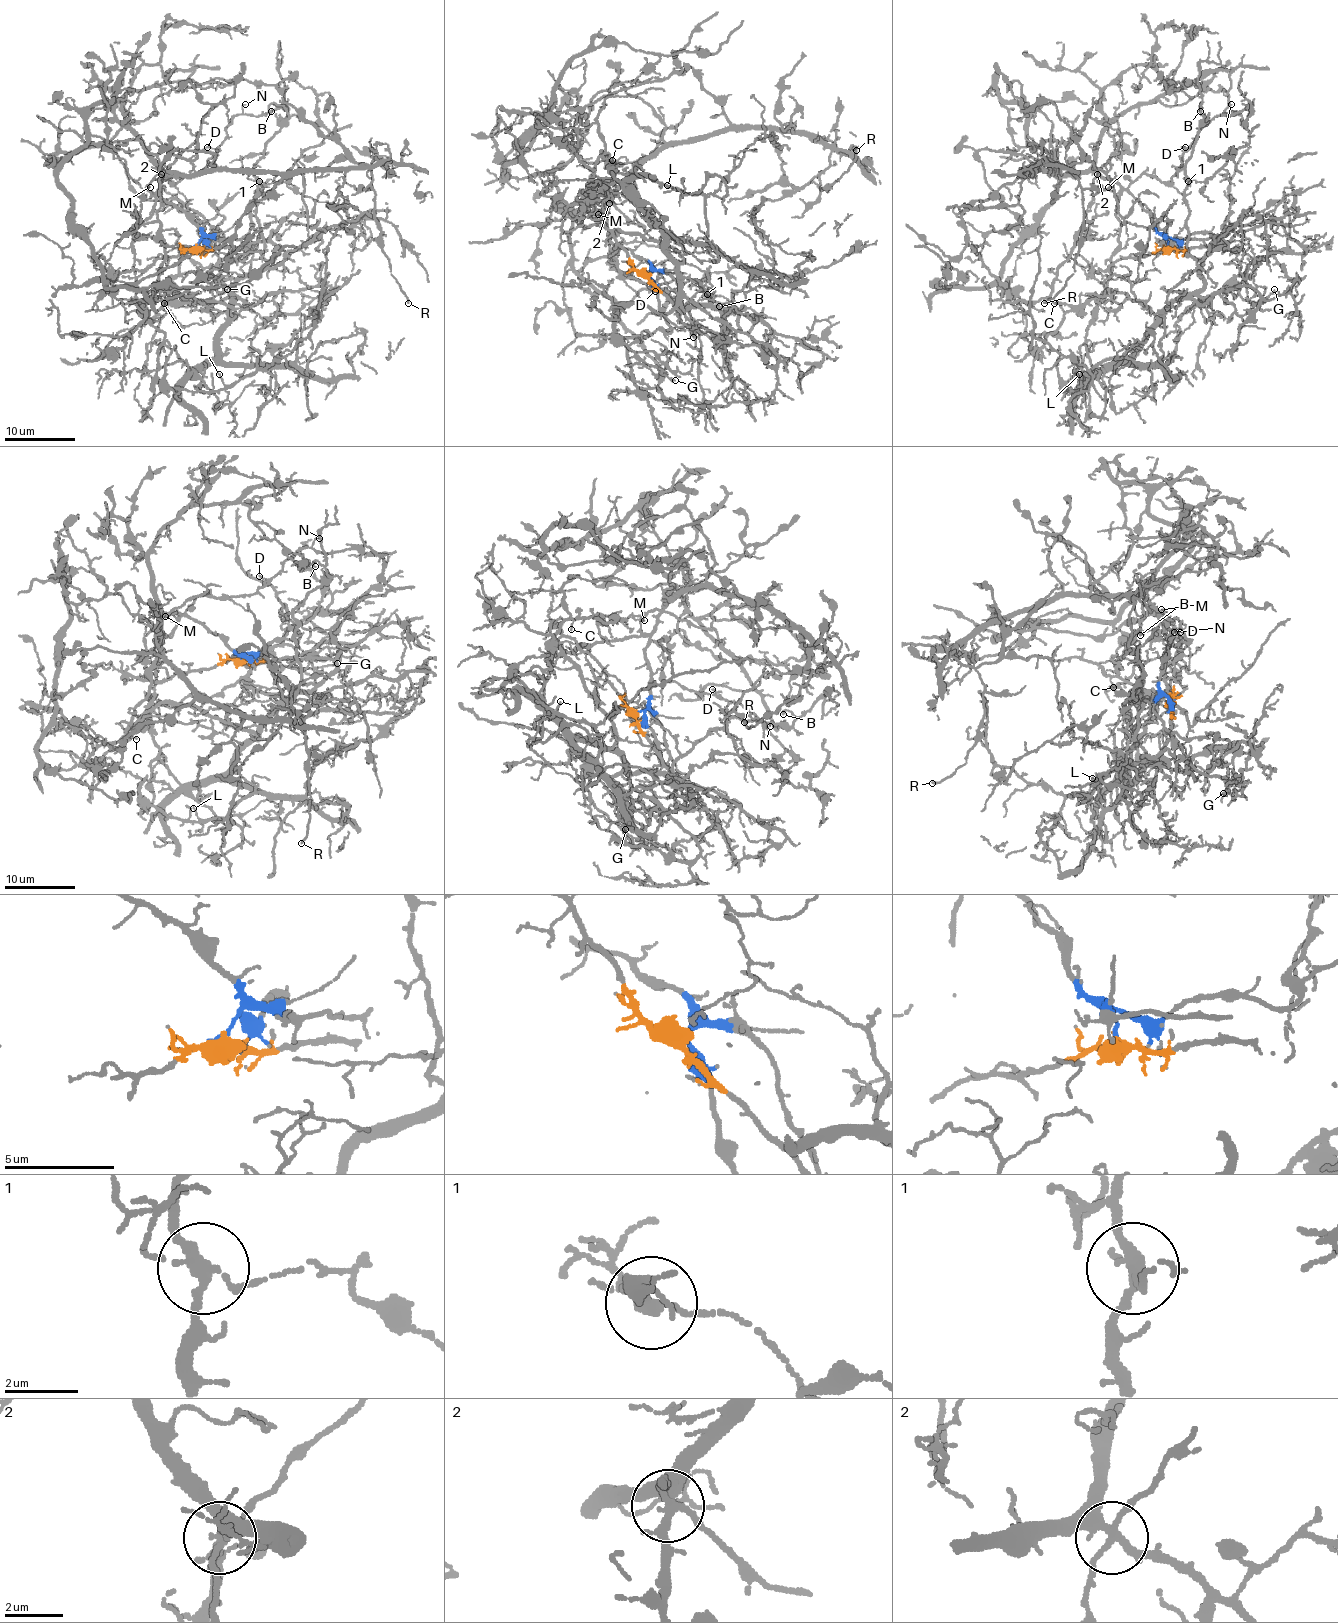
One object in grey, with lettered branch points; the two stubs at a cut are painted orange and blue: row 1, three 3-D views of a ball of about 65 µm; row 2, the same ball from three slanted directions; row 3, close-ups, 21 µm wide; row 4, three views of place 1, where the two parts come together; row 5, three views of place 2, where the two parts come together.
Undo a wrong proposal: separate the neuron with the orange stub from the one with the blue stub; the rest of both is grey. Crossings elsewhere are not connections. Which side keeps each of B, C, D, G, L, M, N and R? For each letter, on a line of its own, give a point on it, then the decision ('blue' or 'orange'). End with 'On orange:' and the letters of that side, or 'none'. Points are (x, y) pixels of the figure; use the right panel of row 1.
B: (1200, 111) | orange
C: (1054, 303) | orange
D: (1185, 147) | blue
G: (1274, 289) | orange
L: (1079, 374) | orange
M: (1108, 187) | blue
N: (1231, 104) | blue
R: (1044, 303) | blue
On orange: B, C, G, L

